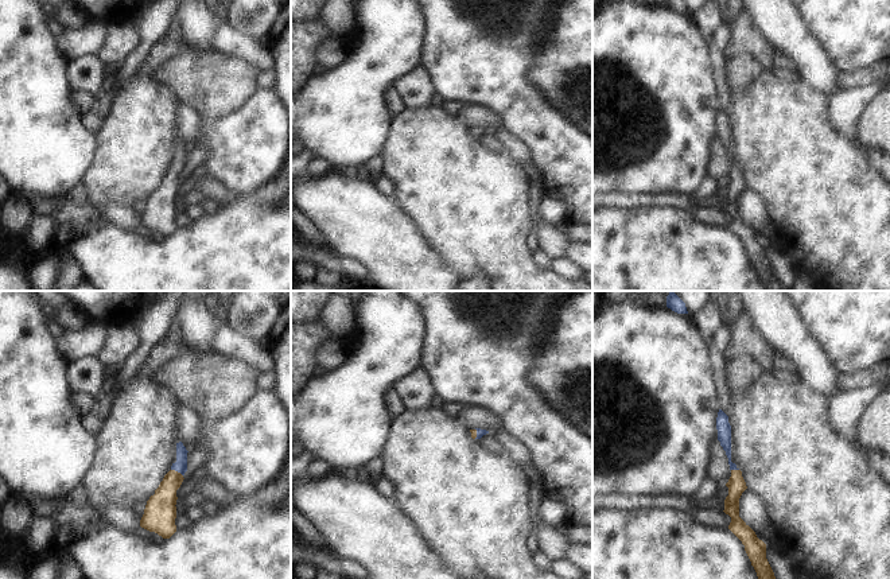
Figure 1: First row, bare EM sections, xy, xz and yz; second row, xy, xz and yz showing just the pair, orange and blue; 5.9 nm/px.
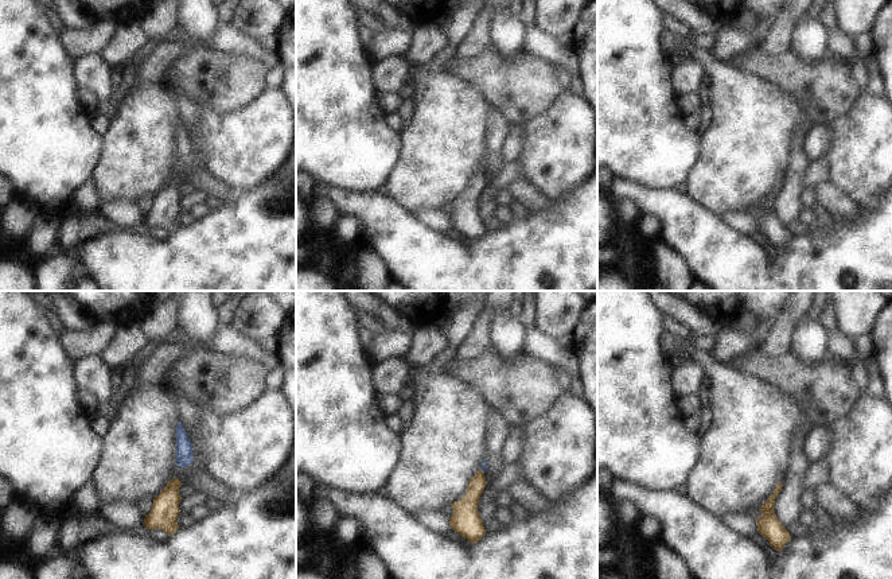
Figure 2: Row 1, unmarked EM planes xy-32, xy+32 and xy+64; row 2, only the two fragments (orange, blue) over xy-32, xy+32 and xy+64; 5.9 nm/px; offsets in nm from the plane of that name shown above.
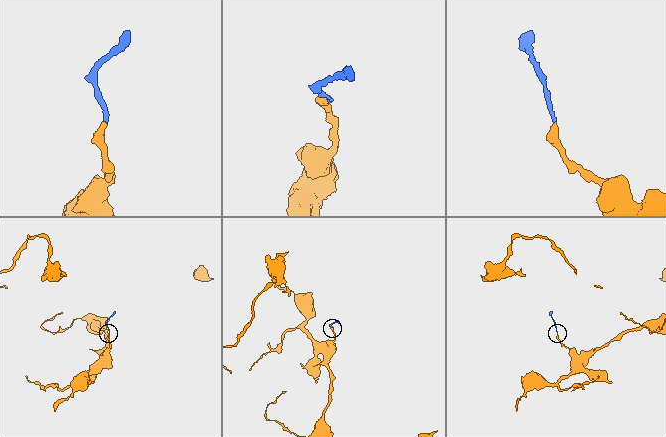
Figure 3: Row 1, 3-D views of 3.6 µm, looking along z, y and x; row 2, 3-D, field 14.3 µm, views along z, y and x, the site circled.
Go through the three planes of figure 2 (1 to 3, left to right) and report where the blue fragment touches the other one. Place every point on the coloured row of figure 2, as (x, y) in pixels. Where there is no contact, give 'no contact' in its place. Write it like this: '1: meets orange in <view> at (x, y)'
1: no contact
2: meets orange in xy+32 at (482, 471)
3: no contact

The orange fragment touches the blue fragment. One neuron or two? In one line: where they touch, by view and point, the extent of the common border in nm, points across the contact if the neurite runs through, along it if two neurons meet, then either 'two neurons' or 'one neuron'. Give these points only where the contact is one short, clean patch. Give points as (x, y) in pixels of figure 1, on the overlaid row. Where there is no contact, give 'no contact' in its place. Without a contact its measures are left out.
xy (177, 471) | 80 nm | across xy (160, 509), (167, 488), (177, 471), (181, 465) | one neuron

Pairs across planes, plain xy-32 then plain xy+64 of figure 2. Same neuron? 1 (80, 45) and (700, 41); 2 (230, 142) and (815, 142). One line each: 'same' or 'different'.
1: same
2: different

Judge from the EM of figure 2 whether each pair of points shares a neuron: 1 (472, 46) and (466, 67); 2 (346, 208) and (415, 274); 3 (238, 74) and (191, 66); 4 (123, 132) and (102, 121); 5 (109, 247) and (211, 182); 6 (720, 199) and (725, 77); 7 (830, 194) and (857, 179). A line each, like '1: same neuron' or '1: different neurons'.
1: different neurons
2: same neuron
3: same neuron
4: different neurons
5: different neurons
6: same neuron
7: different neurons

